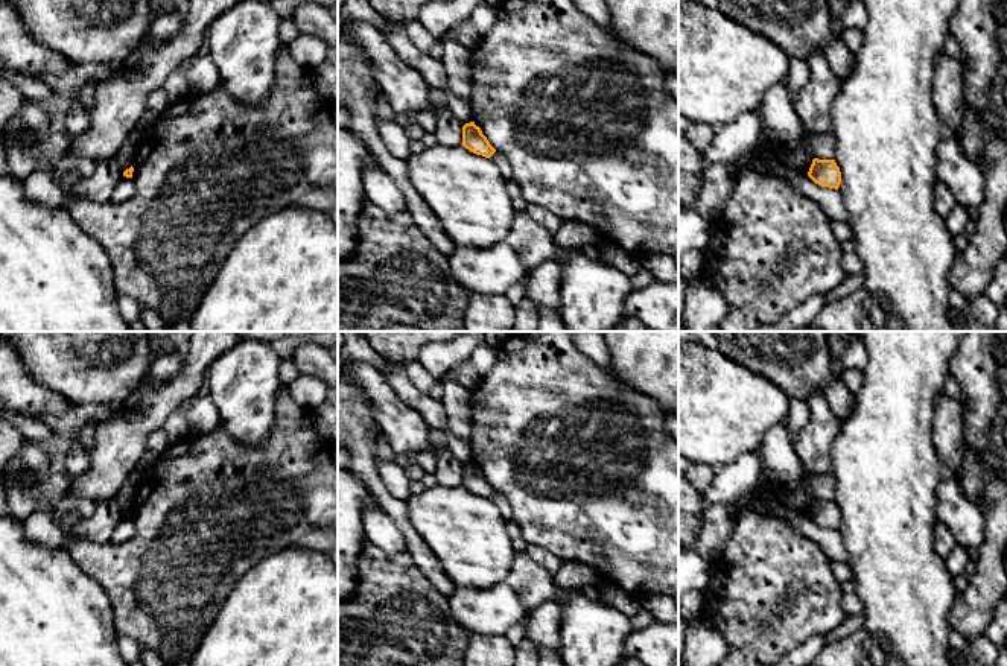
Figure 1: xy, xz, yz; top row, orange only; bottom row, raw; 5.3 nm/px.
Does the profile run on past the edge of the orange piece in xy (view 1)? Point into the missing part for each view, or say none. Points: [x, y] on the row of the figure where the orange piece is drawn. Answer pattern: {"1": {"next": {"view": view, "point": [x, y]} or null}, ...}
{"1": {"next": null}}

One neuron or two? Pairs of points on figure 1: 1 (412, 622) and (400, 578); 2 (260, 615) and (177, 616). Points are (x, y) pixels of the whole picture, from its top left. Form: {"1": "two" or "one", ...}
{"1": "one", "2": "two"}

